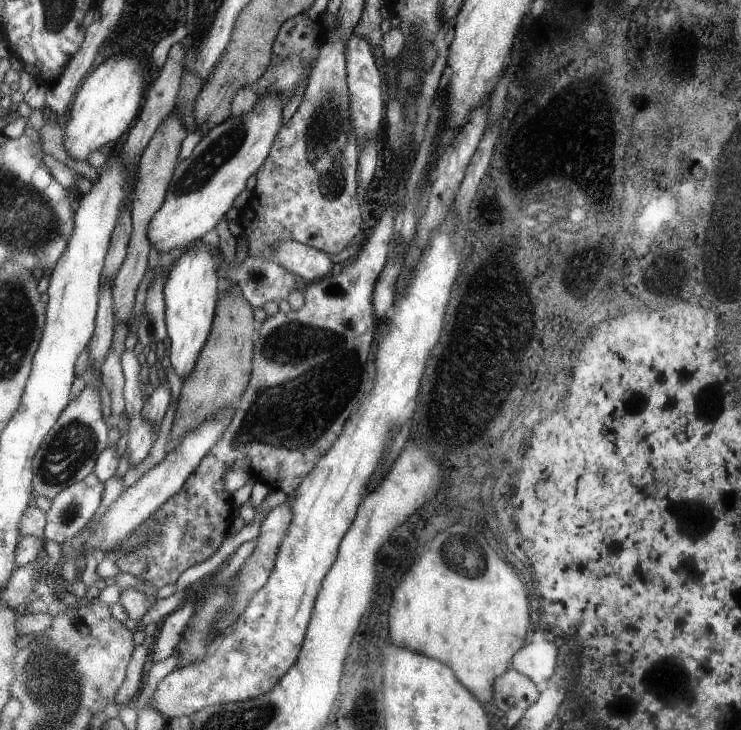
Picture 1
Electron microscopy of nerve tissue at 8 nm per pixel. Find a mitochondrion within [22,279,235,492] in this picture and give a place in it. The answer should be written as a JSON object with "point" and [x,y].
{"point":[74,445]}

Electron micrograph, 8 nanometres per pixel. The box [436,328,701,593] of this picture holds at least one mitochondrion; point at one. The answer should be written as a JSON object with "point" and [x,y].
{"point":[457,552]}

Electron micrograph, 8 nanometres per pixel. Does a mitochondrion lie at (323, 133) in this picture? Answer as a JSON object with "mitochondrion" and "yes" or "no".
{"mitochondrion":"yes"}

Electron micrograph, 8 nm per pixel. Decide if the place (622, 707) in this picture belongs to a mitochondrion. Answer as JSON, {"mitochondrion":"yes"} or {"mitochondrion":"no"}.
{"mitochondrion":"no"}

